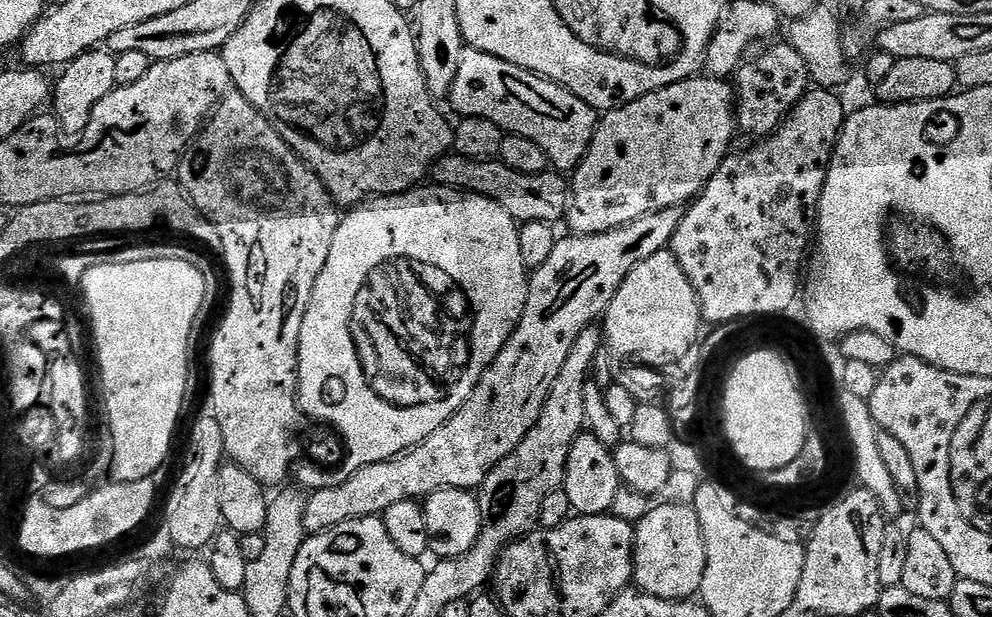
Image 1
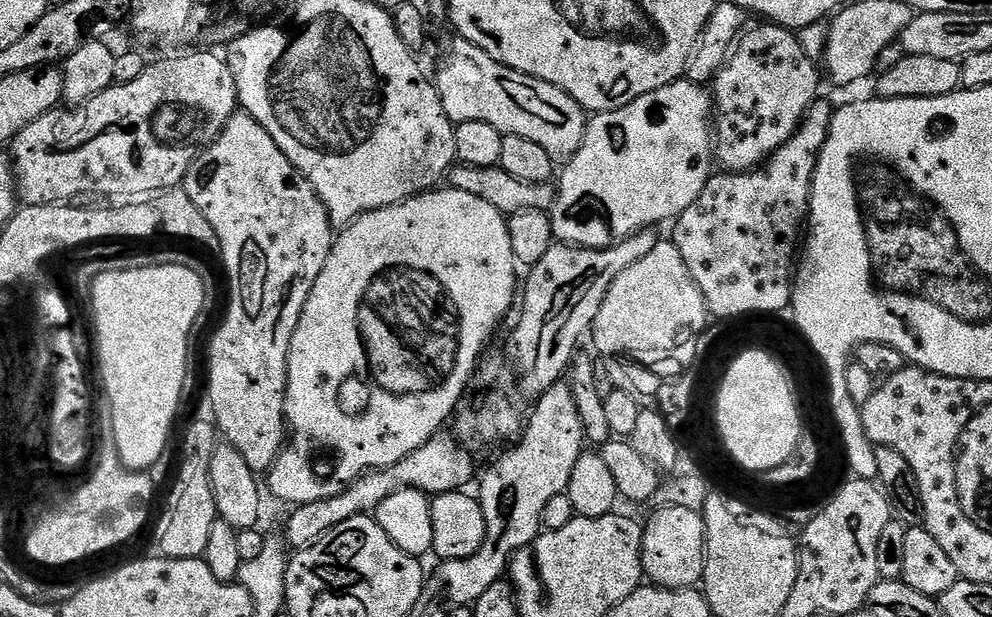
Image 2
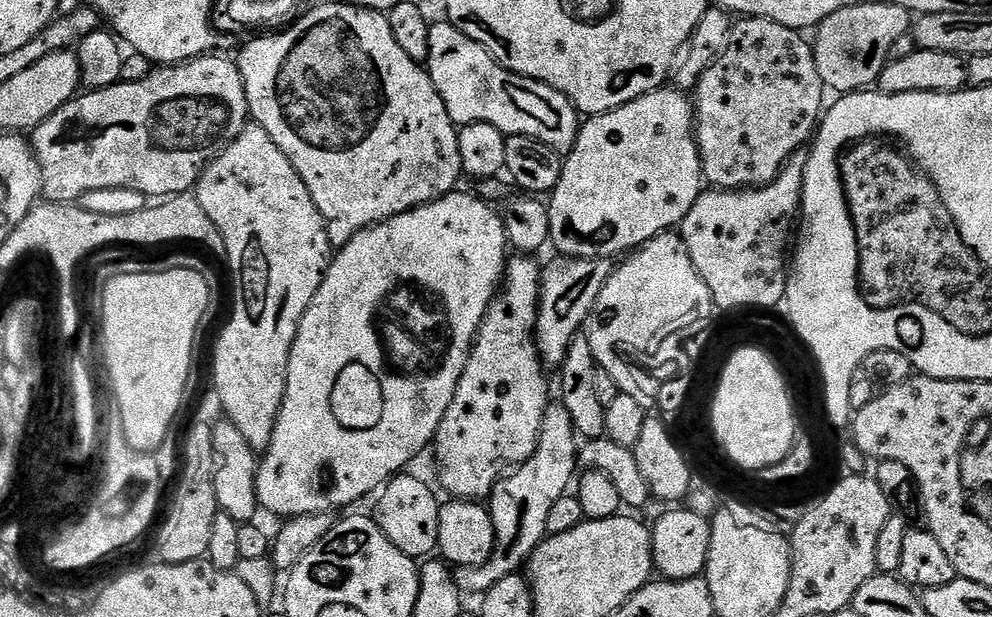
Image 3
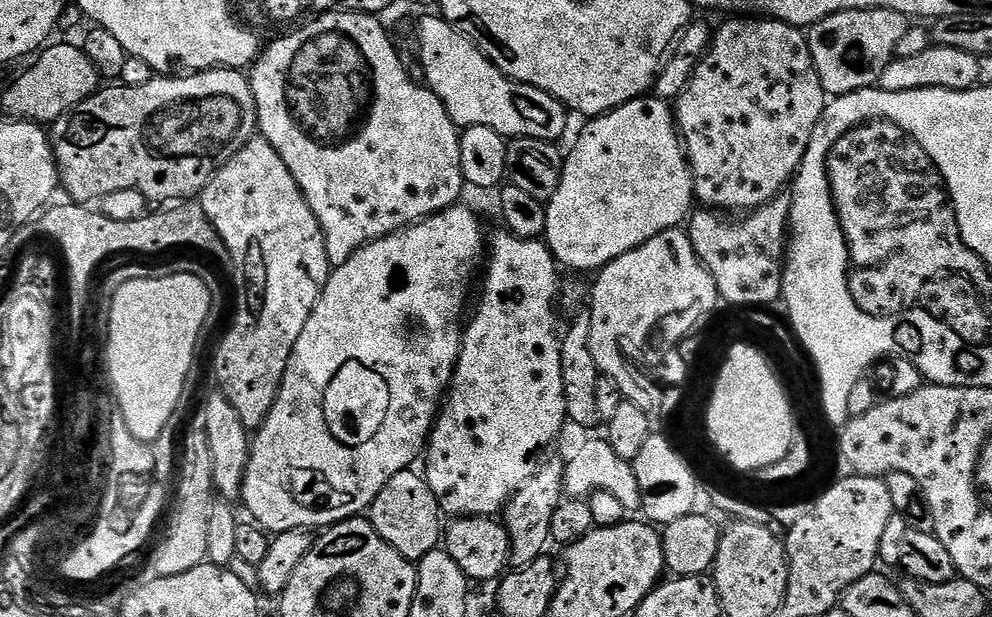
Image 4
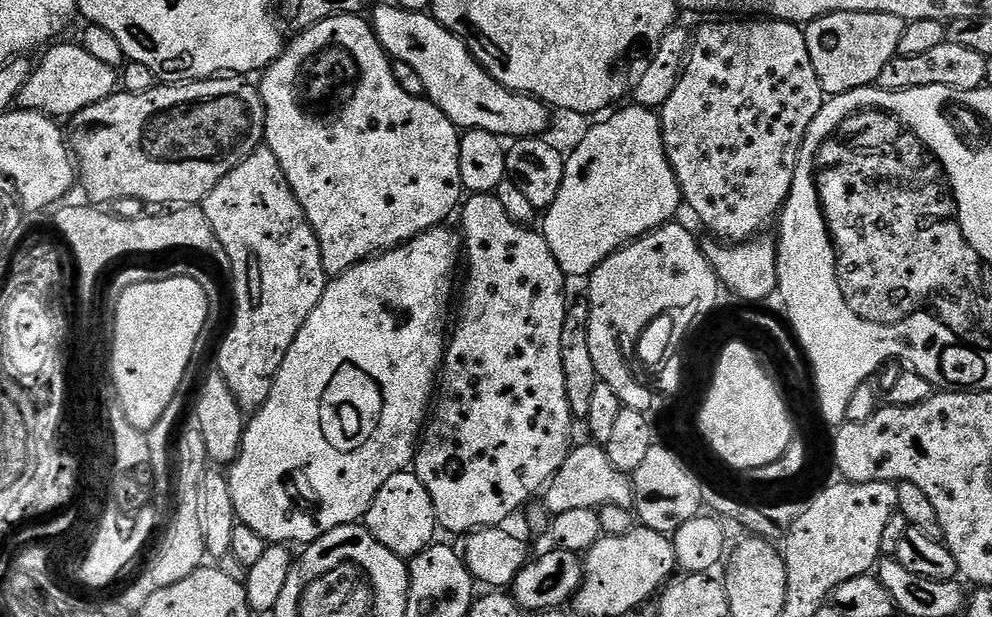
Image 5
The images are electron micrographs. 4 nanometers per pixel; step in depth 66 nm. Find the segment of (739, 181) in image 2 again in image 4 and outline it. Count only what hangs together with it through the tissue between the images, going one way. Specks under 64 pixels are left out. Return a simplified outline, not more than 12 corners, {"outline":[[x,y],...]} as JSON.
{"outline":[[791,199],[691,213],[717,297],[781,299]]}

